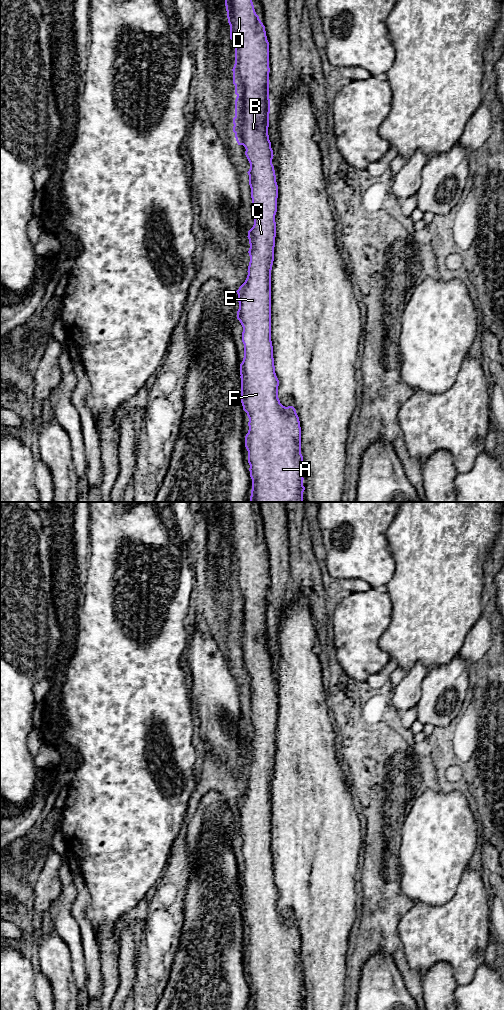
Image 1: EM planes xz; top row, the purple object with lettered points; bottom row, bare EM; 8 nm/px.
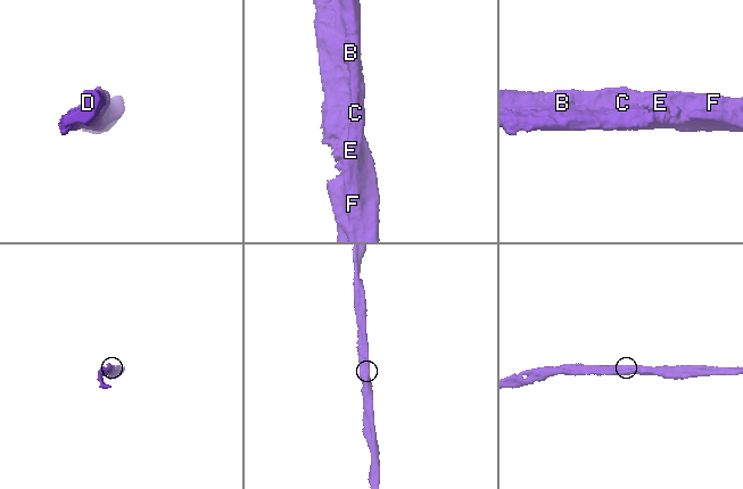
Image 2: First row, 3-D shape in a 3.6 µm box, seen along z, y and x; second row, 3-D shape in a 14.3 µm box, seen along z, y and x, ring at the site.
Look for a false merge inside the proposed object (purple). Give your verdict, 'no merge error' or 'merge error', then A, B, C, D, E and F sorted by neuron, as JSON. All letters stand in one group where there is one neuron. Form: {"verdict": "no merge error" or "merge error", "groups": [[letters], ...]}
{"verdict": "no merge error", "groups": [["A", "B", "C", "D", "E", "F"]]}

